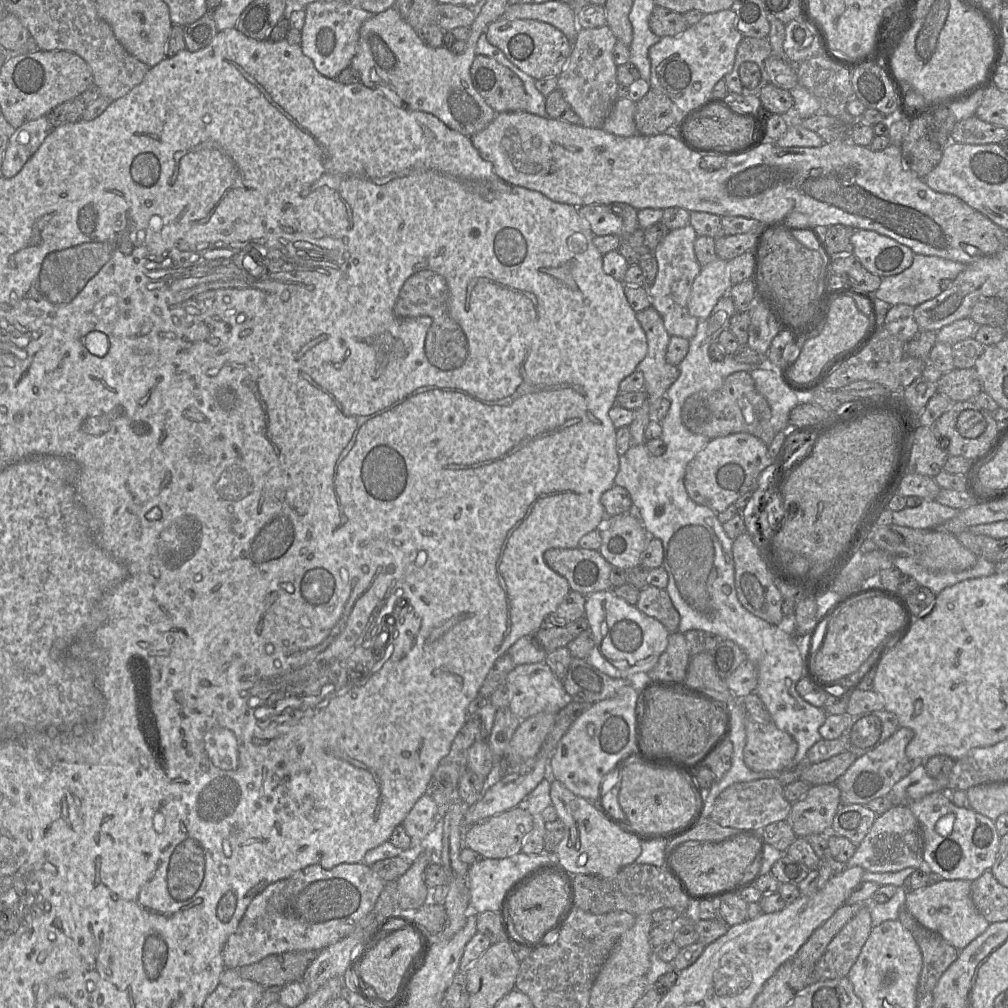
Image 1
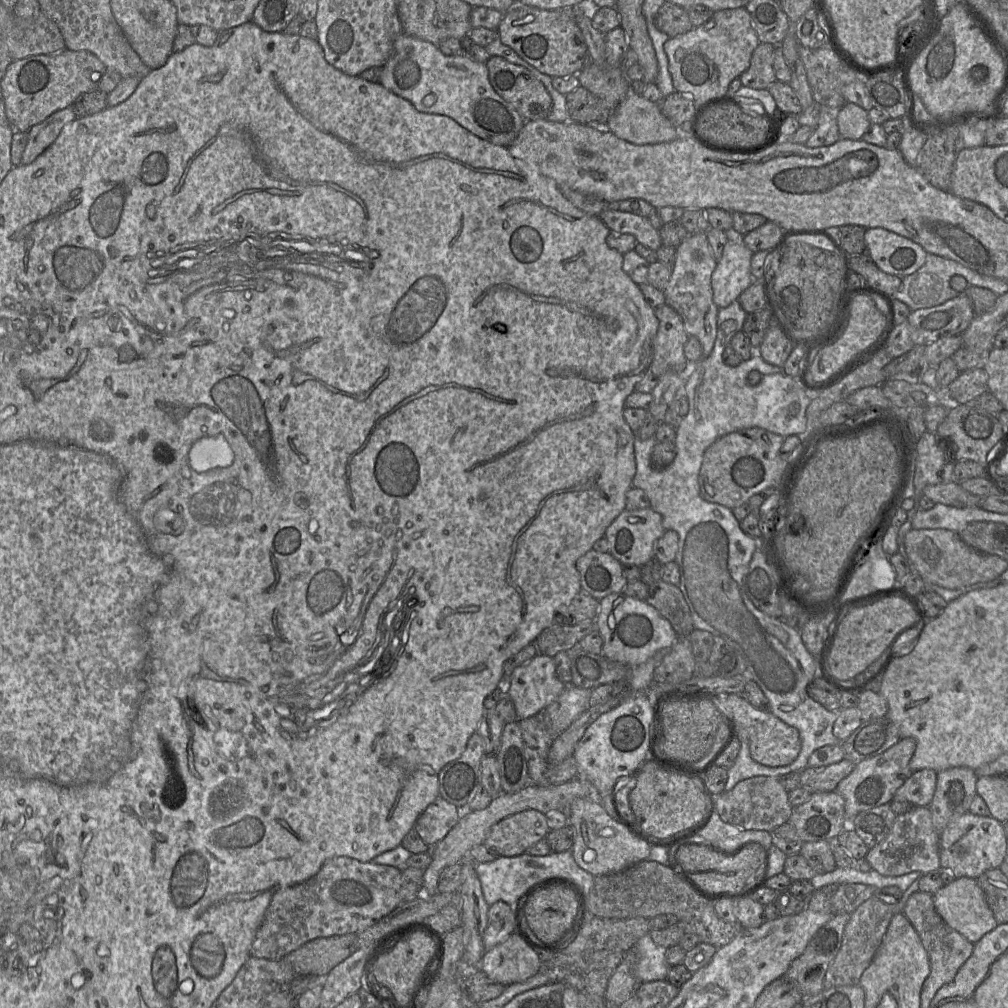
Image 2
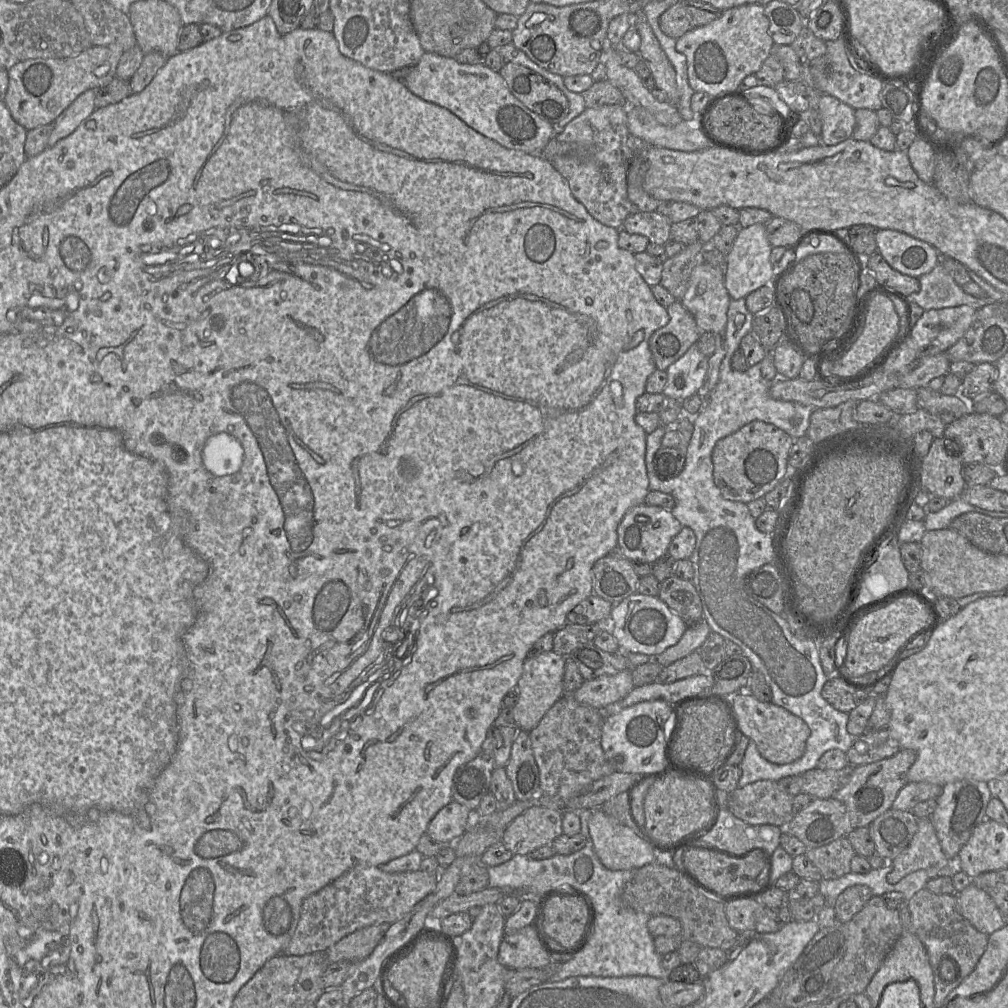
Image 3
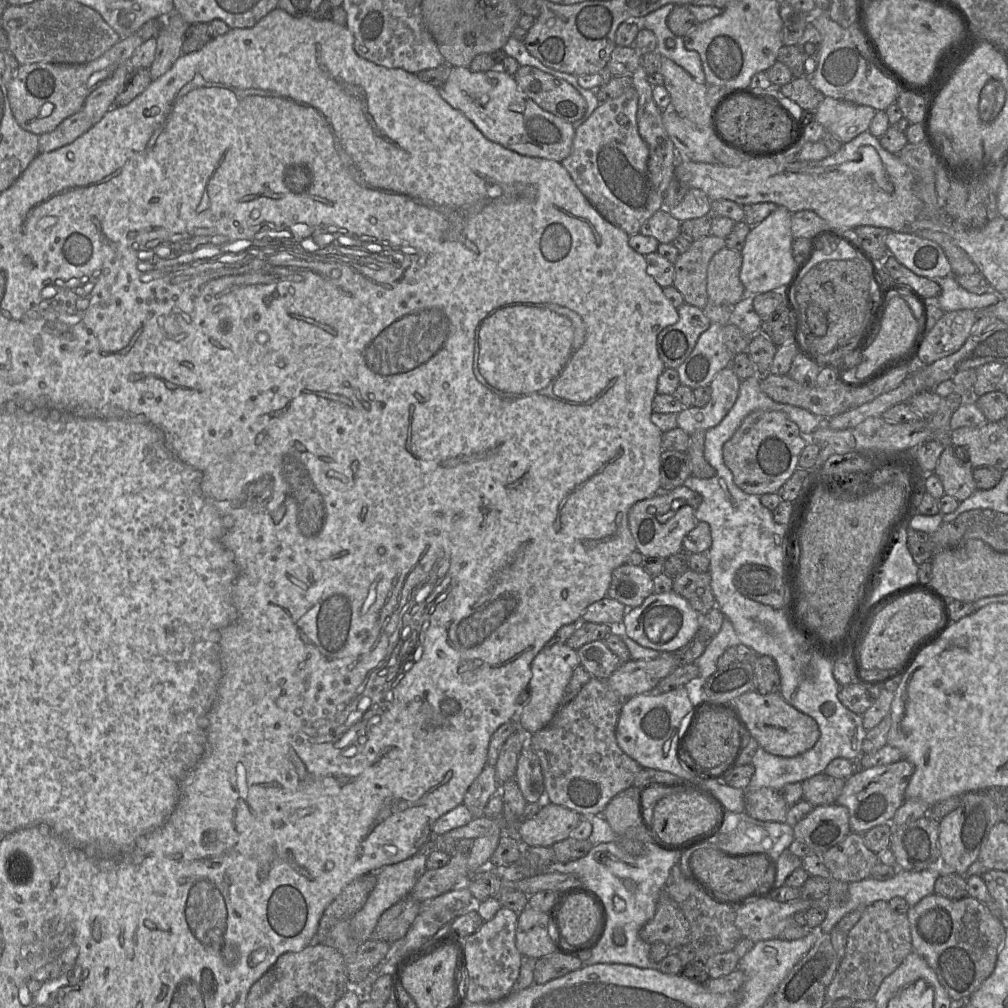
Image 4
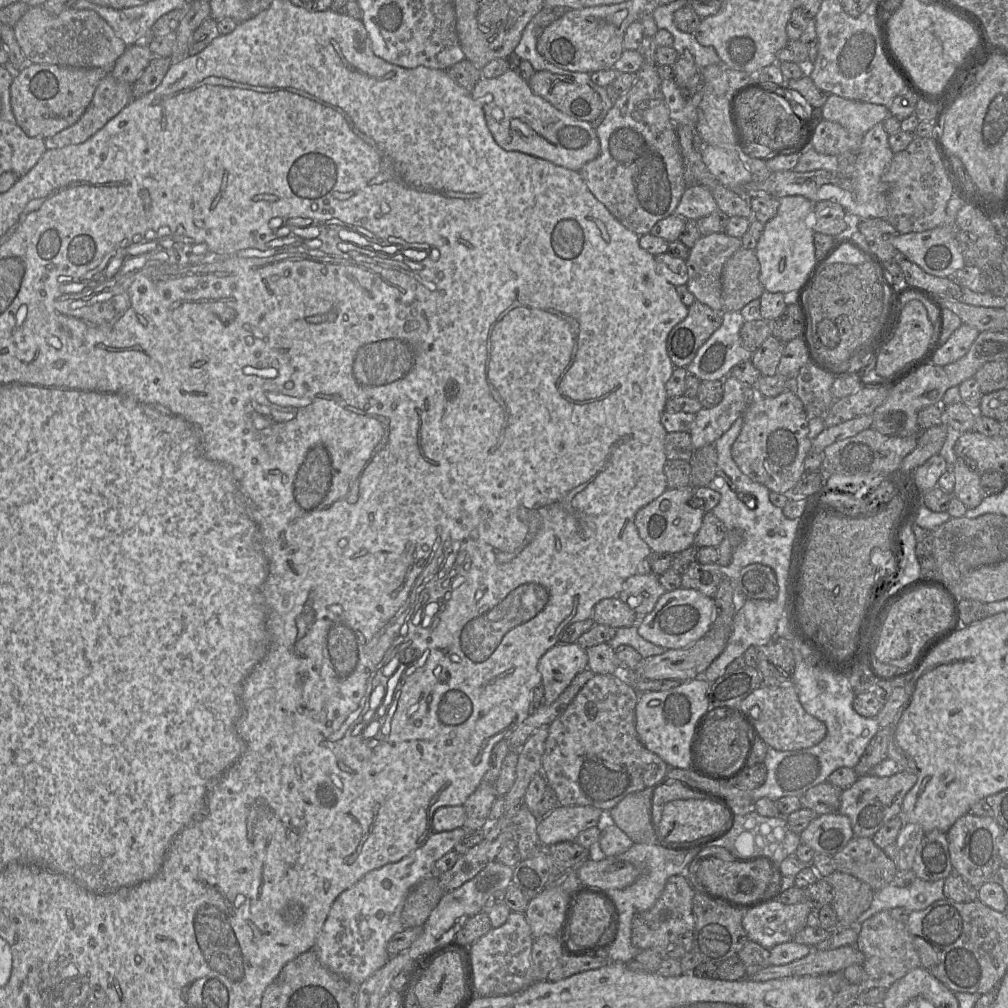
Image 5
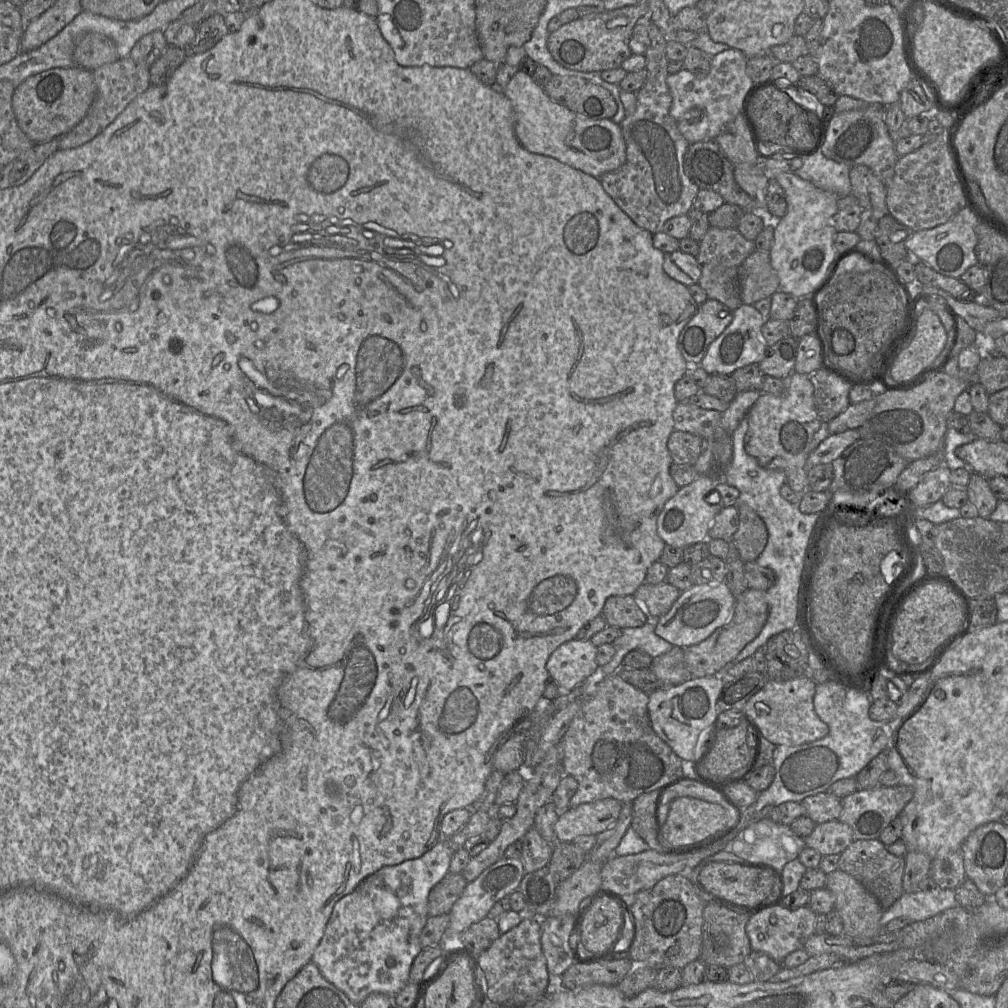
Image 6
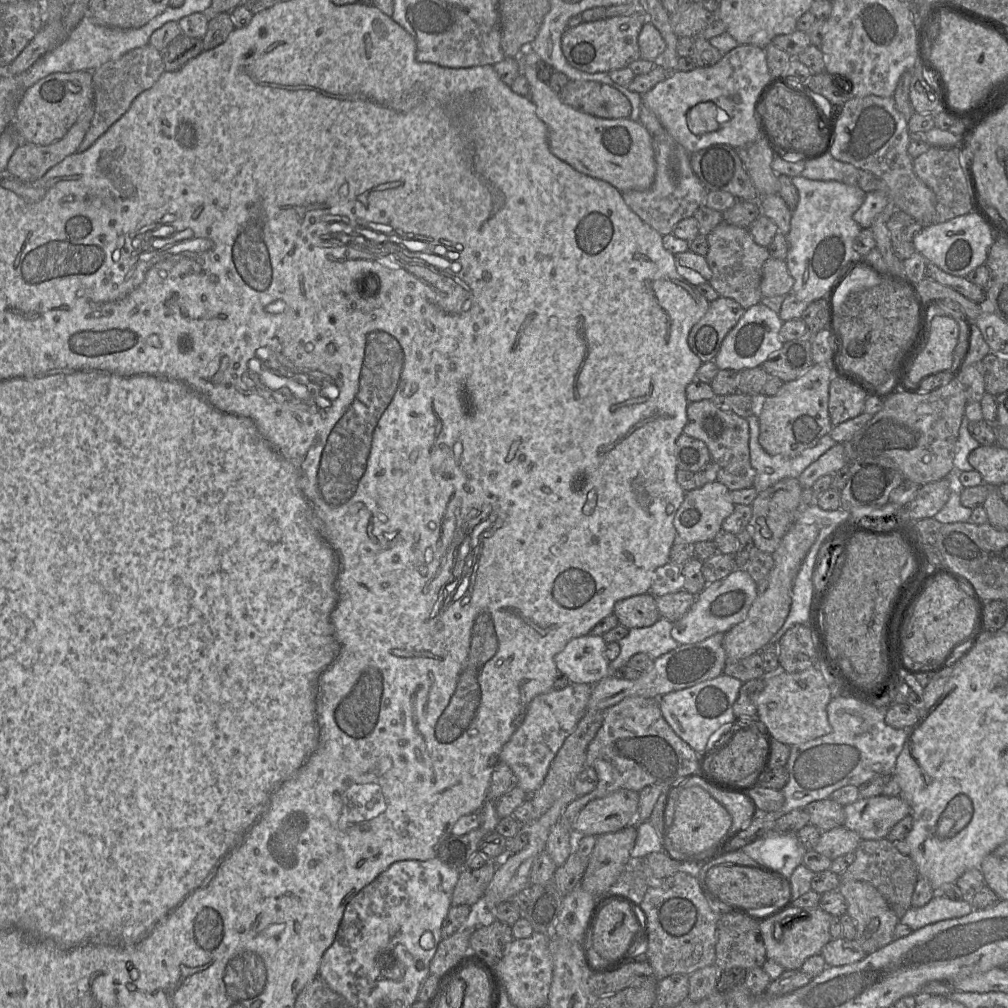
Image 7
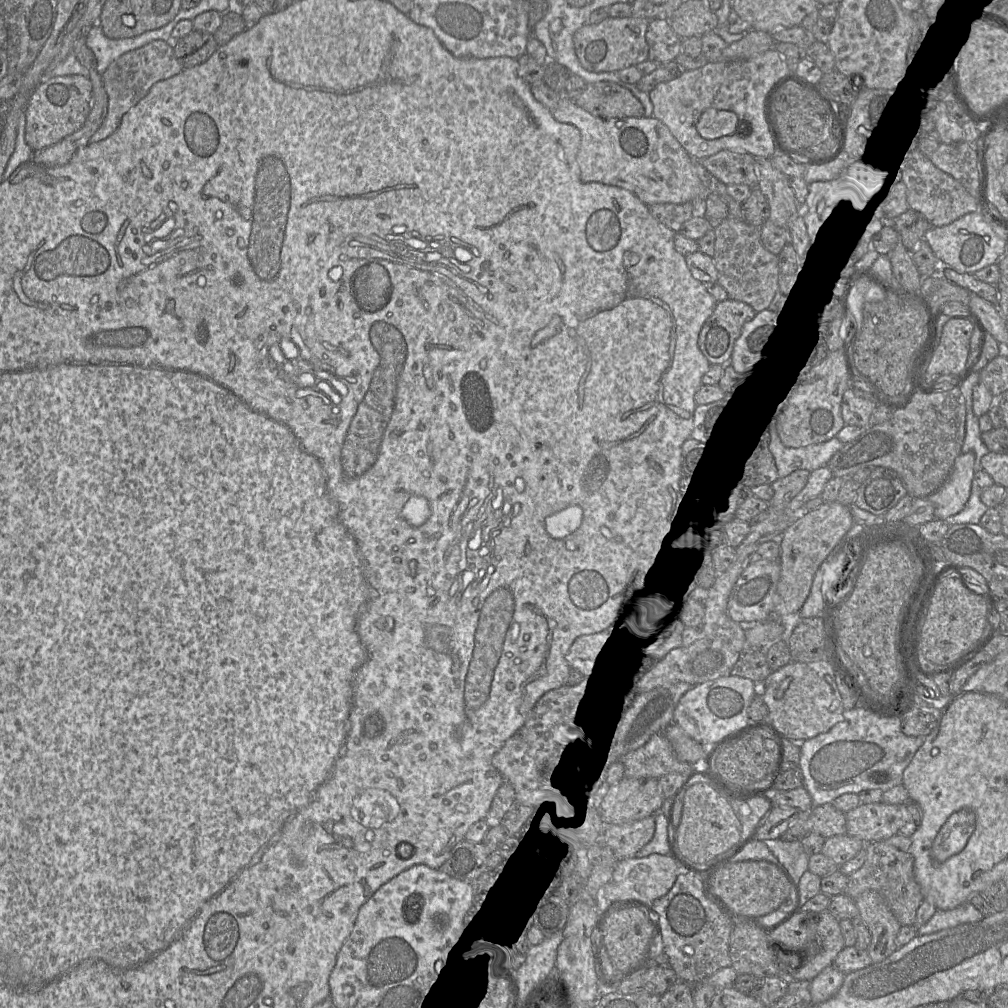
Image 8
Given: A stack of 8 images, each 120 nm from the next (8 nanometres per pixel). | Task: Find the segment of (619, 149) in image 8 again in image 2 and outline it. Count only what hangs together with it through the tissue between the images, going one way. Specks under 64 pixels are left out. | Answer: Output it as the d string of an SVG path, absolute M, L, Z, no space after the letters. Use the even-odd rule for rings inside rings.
M405 33L394 41L393 51L382 66L379 84L409 101L419 112L448 116L496 145L508 147L527 122L494 90L485 63L464 55L444 55L436 45Z

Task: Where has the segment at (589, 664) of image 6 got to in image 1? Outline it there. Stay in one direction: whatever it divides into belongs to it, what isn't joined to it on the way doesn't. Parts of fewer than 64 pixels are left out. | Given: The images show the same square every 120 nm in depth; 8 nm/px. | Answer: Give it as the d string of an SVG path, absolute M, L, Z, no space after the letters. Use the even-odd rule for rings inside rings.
M545 662L517 665L506 676L509 689L509 710L520 719L527 719L541 712L557 714L569 699L563 688L562 680L558 679Z

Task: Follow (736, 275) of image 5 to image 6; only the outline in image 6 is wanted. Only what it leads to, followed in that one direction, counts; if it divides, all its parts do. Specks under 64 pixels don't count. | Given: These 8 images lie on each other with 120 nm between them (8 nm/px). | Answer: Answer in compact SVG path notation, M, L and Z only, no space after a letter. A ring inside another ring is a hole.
M755 250L741 264L738 271L742 304L771 297L779 290L779 278L770 263L769 252Z

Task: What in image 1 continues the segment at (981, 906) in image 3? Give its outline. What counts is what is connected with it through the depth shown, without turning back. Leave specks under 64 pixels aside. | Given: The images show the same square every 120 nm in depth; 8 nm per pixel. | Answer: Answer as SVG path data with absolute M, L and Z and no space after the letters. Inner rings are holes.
M941 880L924 888L907 892L904 907L919 924L938 934L960 951L990 925L972 902L971 882L973 881Z

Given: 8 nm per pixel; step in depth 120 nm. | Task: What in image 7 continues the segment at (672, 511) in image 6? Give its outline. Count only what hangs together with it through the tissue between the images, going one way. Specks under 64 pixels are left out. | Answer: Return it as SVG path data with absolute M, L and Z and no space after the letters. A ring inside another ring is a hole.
M718 481L687 491L673 520L677 537L687 543L714 540L716 535L722 530L723 521L732 514L734 507L735 504L731 499L730 490Z

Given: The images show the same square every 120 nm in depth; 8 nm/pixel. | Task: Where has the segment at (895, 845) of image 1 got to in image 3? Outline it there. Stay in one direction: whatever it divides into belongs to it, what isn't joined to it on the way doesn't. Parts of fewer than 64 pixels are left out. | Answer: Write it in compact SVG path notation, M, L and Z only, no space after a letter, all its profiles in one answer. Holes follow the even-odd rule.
M929 818L918 819L918 830L908 847L888 863L892 865L892 870L887 874L890 884L921 869L928 870L929 878L952 869L952 861L943 852Z

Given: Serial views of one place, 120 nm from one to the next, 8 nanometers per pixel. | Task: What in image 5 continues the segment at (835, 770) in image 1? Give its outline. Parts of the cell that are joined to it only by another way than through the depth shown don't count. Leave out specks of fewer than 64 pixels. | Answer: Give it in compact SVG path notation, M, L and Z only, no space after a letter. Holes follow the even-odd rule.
M825 781L802 794L799 799L802 807L812 810L816 815L838 812L842 789Z

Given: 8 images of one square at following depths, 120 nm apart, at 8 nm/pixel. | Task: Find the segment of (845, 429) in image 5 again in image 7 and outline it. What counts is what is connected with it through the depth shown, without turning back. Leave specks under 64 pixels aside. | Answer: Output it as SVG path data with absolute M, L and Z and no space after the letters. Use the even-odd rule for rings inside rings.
M836 443L816 461L811 463L798 477L802 489L811 488L820 477L834 474L846 465L843 443Z

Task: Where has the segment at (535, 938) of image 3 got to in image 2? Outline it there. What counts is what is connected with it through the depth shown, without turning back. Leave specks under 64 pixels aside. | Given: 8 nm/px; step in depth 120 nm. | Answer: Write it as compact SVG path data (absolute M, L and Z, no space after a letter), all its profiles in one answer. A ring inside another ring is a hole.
M520 930L487 950L480 970L490 979L505 986L520 983L536 975L543 961Z

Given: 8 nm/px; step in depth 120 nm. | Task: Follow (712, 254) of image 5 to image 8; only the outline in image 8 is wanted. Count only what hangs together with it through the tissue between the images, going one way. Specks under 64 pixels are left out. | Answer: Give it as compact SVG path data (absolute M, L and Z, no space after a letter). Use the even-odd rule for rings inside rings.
M726 217L713 228L715 250L712 256L718 272L716 282L726 290L728 299L744 302L756 313L770 305L774 293L778 290L780 277L778 256L763 246L759 228L744 220Z

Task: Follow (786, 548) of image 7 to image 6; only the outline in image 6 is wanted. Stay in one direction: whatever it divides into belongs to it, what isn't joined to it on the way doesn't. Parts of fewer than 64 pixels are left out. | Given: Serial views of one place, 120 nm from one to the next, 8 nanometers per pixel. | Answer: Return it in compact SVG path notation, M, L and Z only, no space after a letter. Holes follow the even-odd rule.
M747 589L735 599L734 613L727 624L716 629L704 641L684 648L684 660L692 679L714 676L732 662L741 650L755 639L763 629L768 618L768 604L765 591Z

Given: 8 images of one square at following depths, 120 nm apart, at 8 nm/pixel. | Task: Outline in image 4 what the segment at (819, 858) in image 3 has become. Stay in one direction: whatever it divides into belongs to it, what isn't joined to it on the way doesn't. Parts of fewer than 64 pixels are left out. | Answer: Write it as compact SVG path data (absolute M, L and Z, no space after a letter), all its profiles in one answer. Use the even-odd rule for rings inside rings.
M853 832L820 856L830 878L846 883L871 877L872 868L879 862L878 855L866 847L863 835Z

